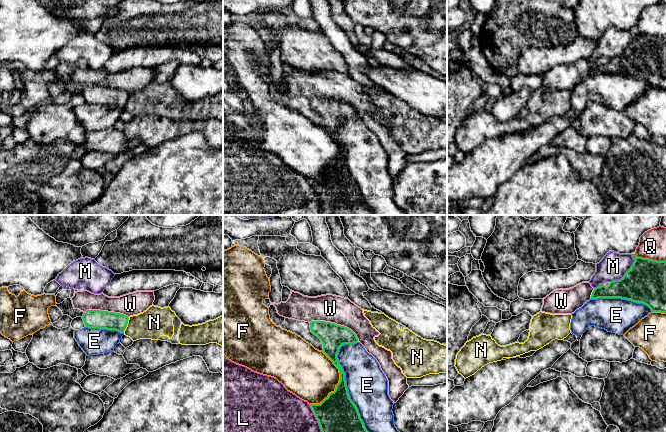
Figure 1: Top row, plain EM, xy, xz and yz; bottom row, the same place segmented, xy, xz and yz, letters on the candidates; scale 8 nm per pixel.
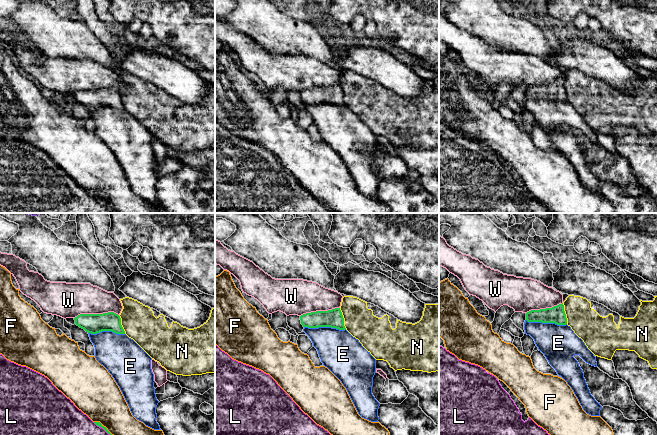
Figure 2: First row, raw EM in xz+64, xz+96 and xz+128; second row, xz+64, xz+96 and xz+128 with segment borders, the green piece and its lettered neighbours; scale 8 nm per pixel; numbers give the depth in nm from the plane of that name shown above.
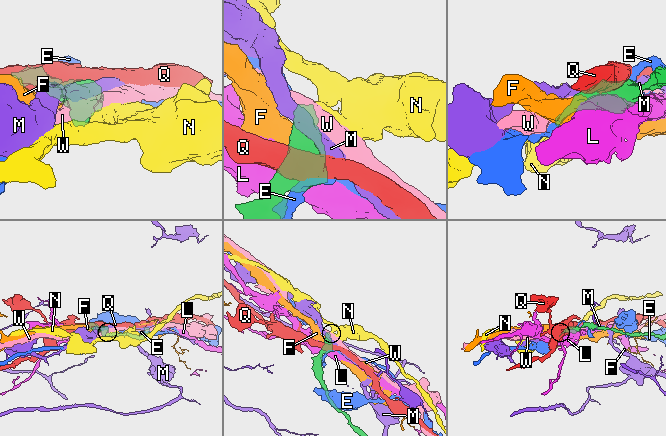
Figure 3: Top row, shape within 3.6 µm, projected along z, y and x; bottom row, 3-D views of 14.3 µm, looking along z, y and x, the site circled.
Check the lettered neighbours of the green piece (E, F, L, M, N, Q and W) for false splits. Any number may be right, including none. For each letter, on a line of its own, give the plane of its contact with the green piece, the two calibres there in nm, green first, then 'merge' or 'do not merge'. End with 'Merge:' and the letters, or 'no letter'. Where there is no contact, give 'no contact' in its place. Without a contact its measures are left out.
E: meets green in xz; 320 nm thick on the green side, 320 nm on the other; do not merge
F: meets green in xz; 320 nm thick on the green side, 400 nm on the other; do not merge
L: meets green in xz; 340 nm thick on the green side, 480 nm on the other; do not merge
M: meets green in yz; 340 nm thick on the green side, 220 nm on the other; do not merge
N: meets green in xy; 140 nm thick on the green side, 240 nm on the other; do not merge
Q: meets green in yz; 340 nm thick on the green side, 220 nm on the other; do not merge
W: meets green in xz; 200 nm thick on the green side, 220 nm on the other; do not merge
Merge: no letter

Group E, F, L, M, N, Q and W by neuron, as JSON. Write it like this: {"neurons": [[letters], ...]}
{"neurons": [["E"], ["F"], ["L"], ["M"], ["N"], ["Q"], ["W"]]}

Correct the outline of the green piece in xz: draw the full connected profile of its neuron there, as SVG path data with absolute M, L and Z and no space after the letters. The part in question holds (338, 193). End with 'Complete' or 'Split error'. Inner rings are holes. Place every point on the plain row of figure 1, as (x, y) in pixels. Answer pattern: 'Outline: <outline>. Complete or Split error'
Outline: M311 97L311 108L323 120L323 129L339 145L340 157L335 167L329 169L320 180L309 180L318 196L324 215L372 215L364 203L356 181L350 175L345 149L338 138L338 128L344 120L358 118L349 104L325 97Z. Complete

